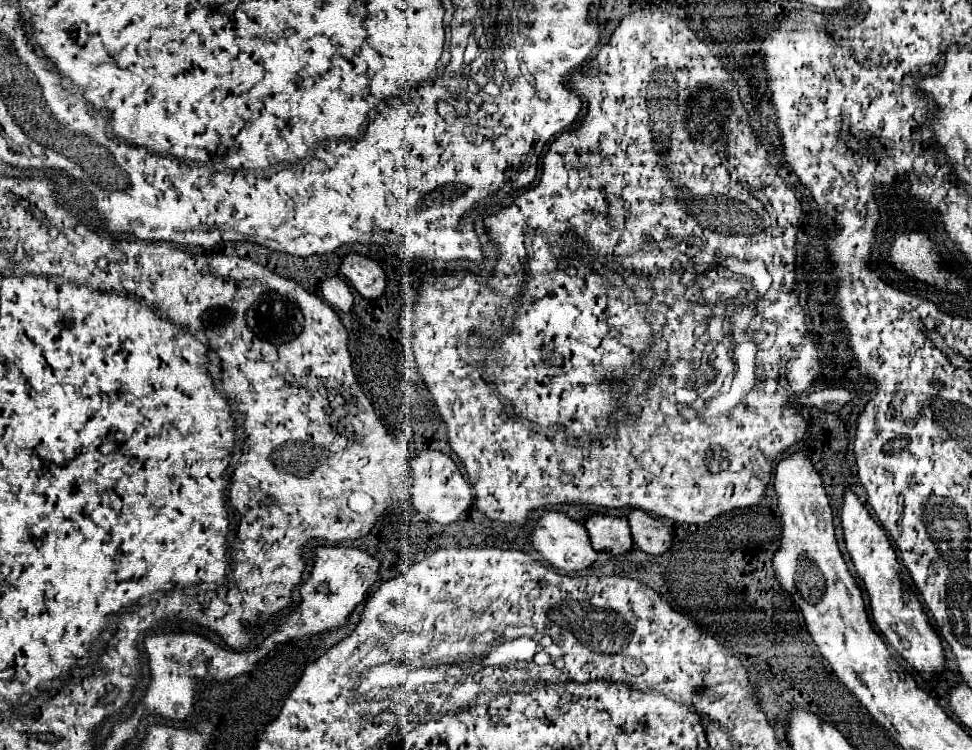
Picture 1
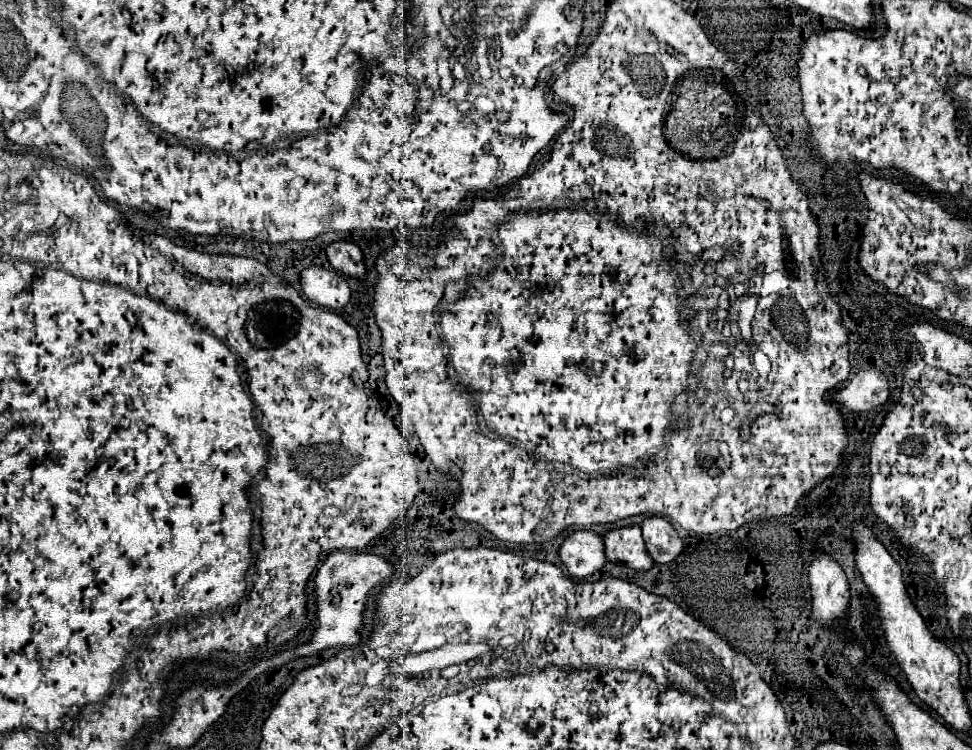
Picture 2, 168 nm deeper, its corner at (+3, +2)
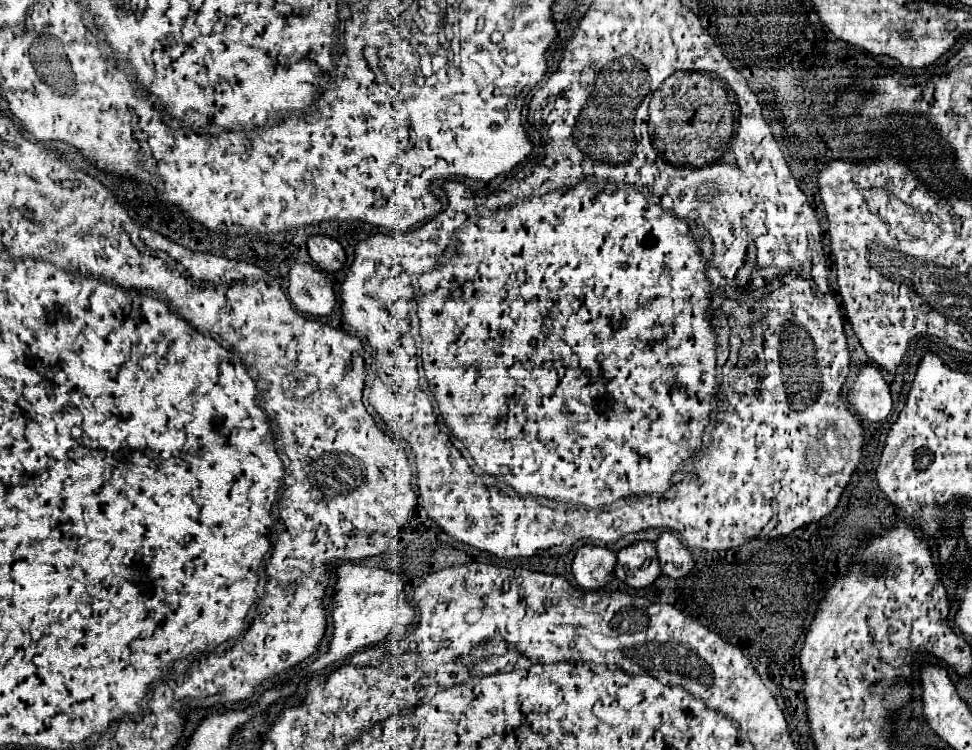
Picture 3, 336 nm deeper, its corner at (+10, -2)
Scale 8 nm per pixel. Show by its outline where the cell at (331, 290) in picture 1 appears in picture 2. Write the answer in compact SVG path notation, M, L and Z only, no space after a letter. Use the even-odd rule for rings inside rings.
M311 266L301 272L301 288L313 304L327 310L339 310L351 298L349 286L343 276L319 266Z

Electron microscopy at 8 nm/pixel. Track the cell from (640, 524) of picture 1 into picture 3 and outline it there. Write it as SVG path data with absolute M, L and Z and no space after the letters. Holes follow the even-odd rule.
M664 530L654 540L654 546L656 546L662 574L666 574L670 578L682 578L692 570L694 560L690 556L690 552L684 548L684 544L672 532Z

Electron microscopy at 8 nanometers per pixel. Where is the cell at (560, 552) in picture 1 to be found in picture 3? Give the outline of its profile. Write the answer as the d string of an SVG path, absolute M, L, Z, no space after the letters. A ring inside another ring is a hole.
M582 546L572 560L572 574L584 590L602 588L612 580L616 552L606 546Z

